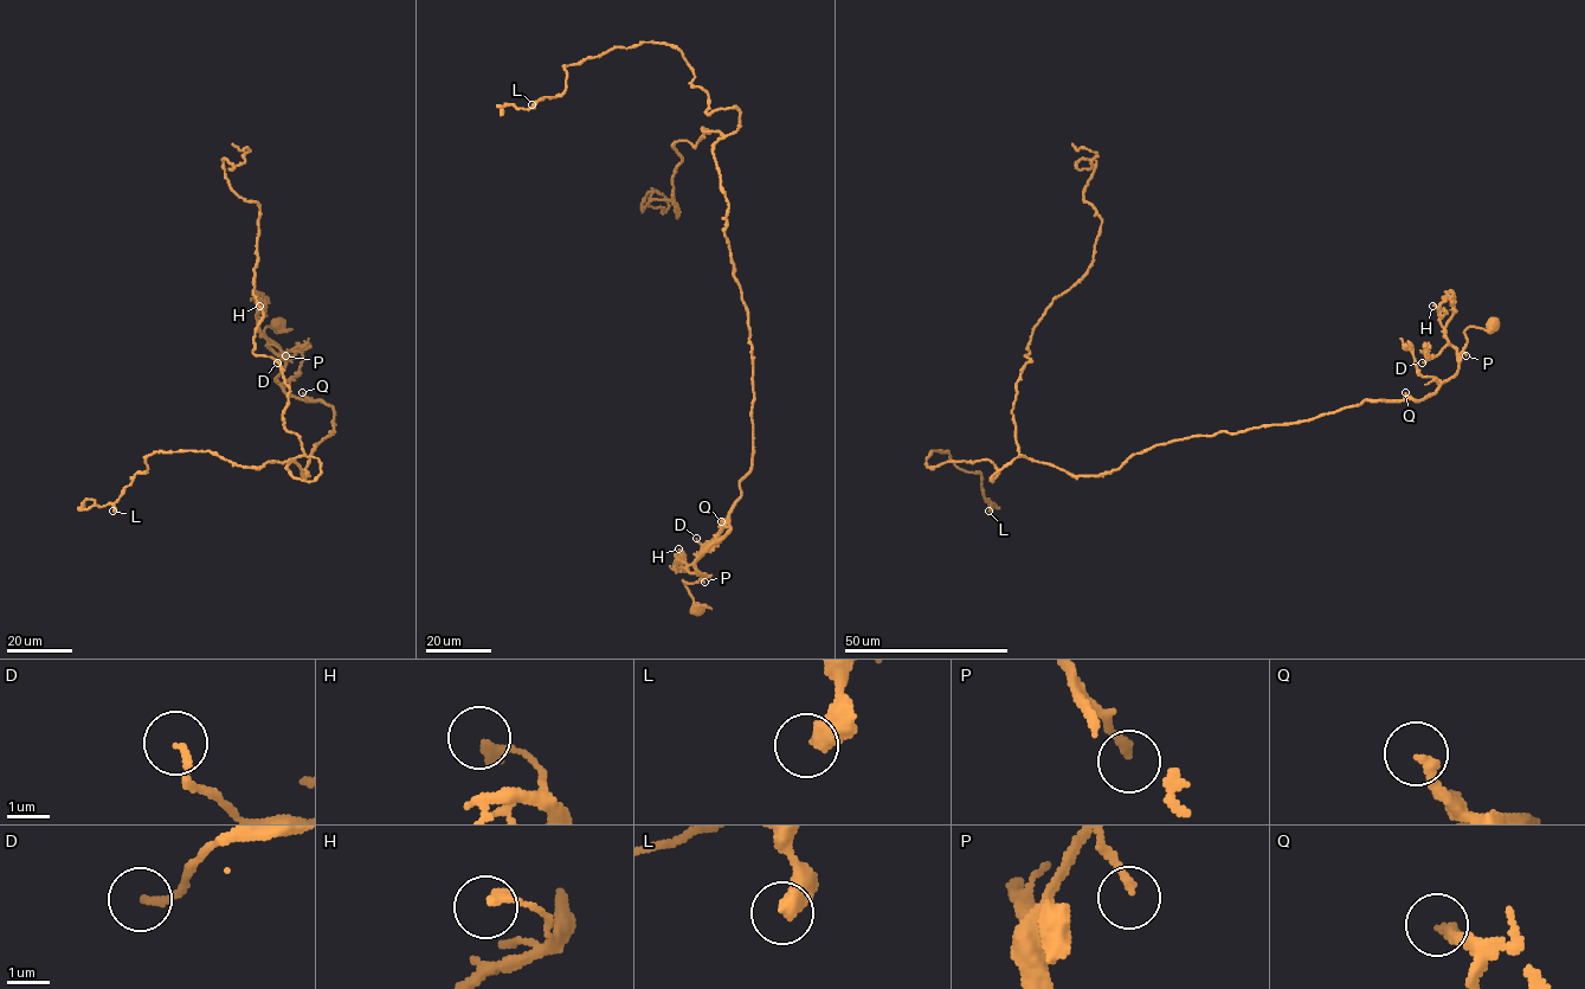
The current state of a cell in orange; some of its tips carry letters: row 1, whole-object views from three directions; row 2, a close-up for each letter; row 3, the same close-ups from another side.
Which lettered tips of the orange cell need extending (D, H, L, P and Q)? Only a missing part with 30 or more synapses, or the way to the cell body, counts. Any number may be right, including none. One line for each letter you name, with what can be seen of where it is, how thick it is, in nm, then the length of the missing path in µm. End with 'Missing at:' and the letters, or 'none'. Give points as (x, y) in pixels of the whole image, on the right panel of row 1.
Q: at (1405, 392); 280 nm thick; about 15 µm are missing
Missing at: Q

